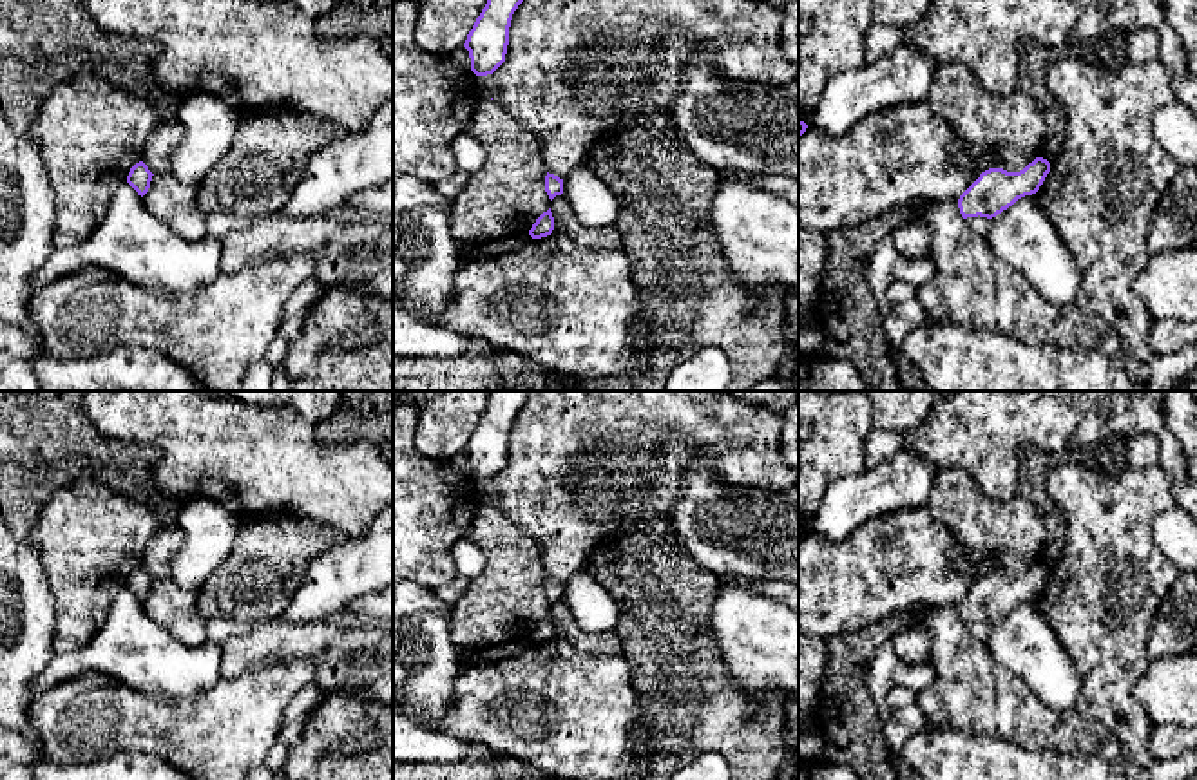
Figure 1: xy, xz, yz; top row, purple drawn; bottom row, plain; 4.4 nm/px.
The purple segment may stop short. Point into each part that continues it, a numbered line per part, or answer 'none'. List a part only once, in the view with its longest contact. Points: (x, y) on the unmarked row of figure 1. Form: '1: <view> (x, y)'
none

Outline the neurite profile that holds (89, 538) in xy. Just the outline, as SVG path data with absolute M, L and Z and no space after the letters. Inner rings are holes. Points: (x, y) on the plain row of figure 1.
M91 478L62 485L45 501L29 543L42 559L54 597L54 653L72 652L96 635L112 601L127 588L130 574L141 566L145 547L159 528L161 519L154 509Z

